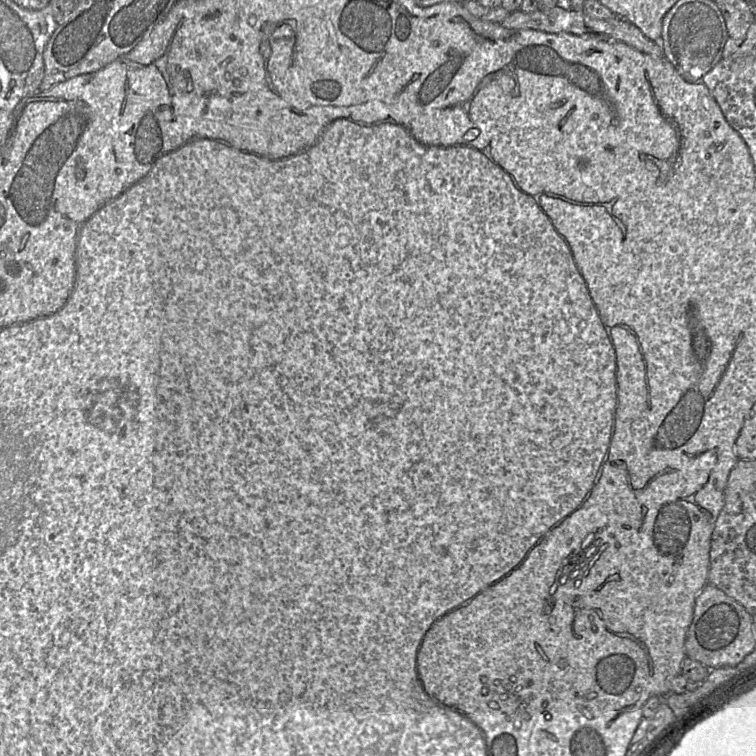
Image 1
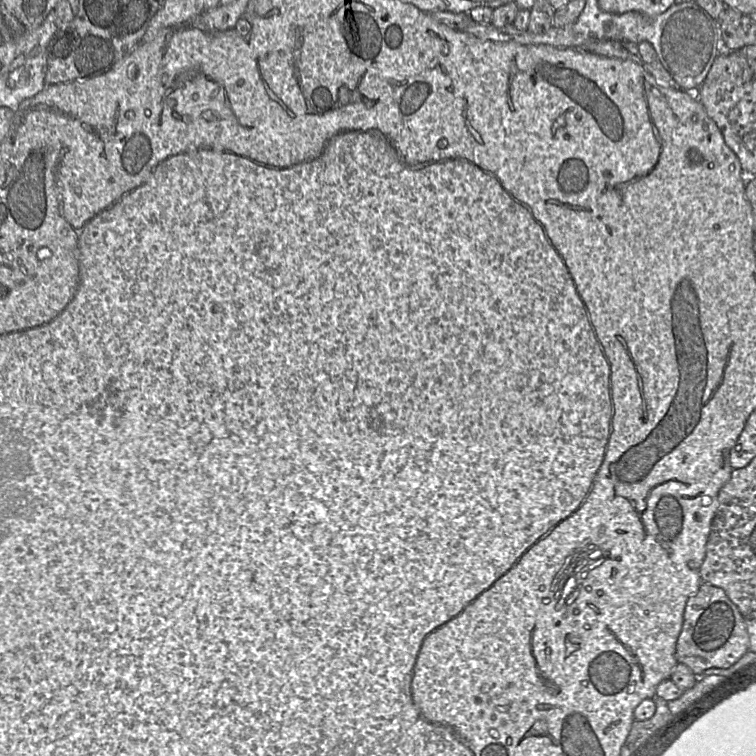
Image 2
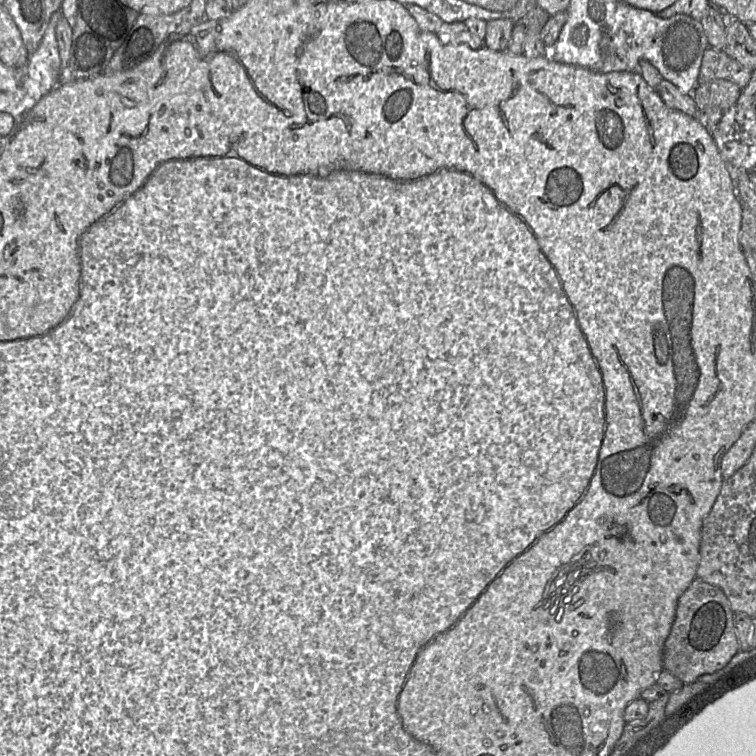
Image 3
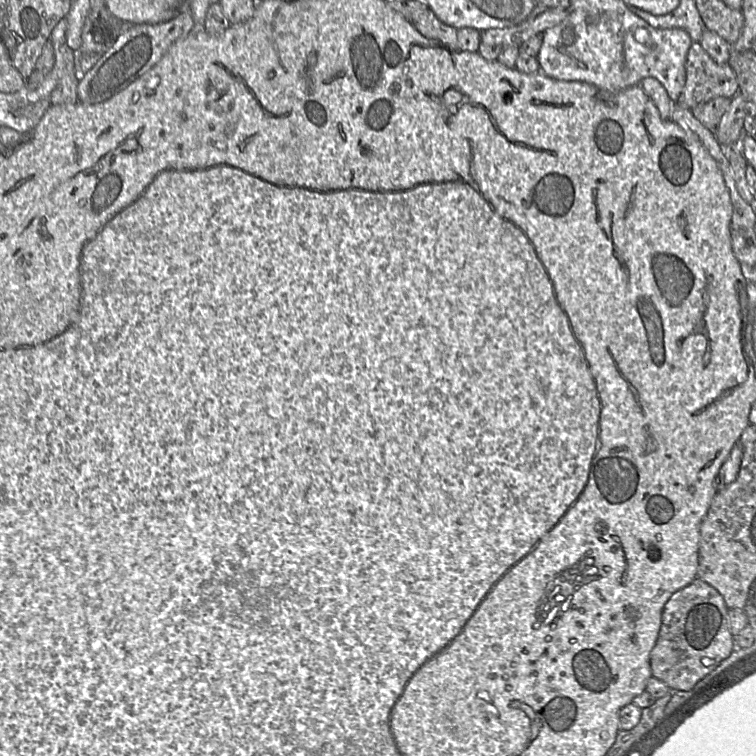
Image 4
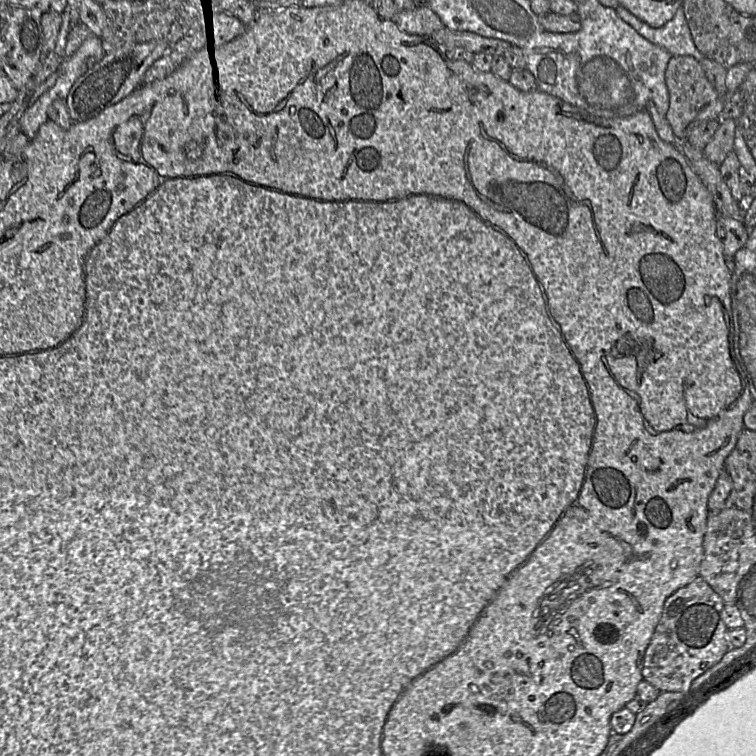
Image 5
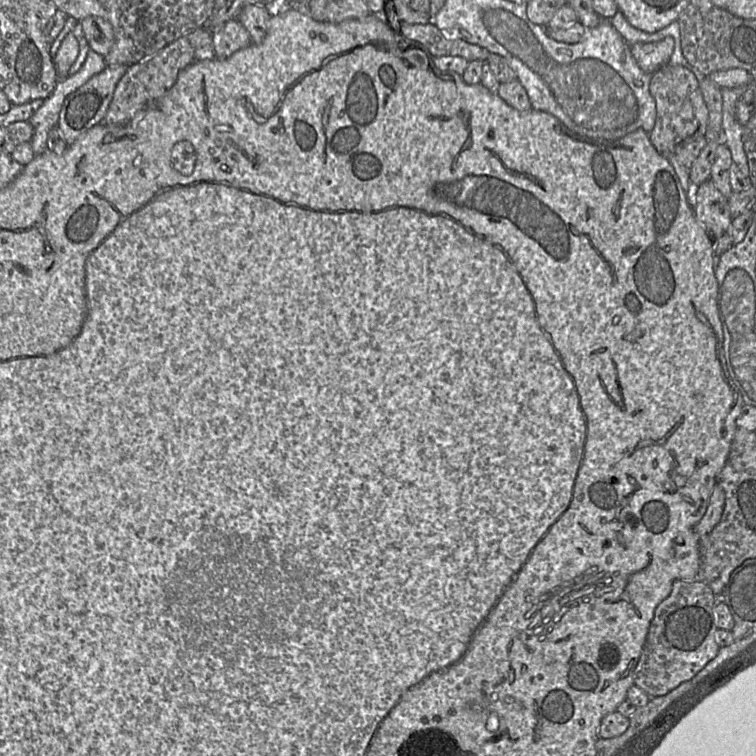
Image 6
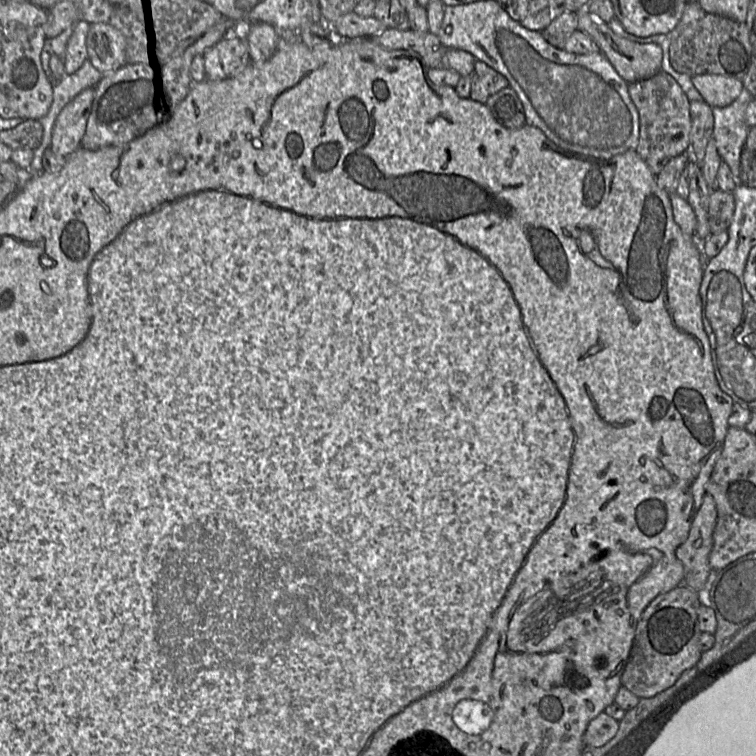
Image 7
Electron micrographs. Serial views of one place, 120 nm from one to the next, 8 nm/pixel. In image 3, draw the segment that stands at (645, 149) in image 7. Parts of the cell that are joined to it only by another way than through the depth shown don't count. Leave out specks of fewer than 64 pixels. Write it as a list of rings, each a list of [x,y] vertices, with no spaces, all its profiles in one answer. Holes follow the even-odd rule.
[[[709,47],[703,54],[698,85],[715,79],[725,79],[742,90],[749,83],[752,72],[722,50]]]

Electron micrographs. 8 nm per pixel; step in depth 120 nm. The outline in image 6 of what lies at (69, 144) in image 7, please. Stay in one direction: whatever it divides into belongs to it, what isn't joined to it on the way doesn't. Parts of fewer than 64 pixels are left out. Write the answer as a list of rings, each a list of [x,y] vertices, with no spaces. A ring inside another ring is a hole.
[[[107,65],[104,70],[91,77],[65,98],[59,112],[57,127],[67,144],[73,143],[88,129],[104,120],[117,83],[127,71],[128,66],[130,65]]]

